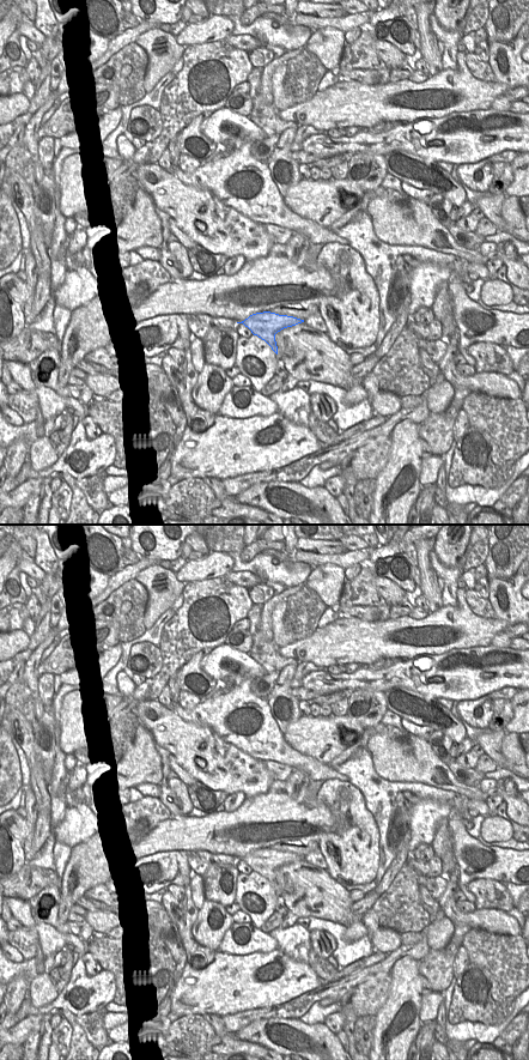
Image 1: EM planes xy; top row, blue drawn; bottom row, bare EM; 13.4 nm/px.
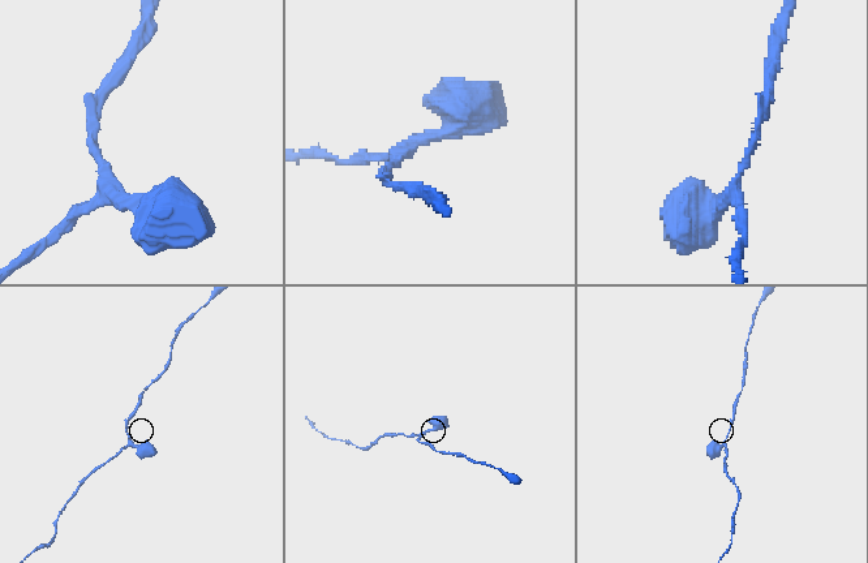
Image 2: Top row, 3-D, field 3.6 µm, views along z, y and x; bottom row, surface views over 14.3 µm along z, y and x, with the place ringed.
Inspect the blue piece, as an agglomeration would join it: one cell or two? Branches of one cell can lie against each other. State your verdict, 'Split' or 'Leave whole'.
Leave whole

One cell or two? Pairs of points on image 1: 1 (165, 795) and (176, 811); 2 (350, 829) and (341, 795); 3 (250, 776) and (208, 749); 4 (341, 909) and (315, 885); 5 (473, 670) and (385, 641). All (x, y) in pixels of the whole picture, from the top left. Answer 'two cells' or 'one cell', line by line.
1: one cell
2: one cell
3: one cell
4: one cell
5: two cells

